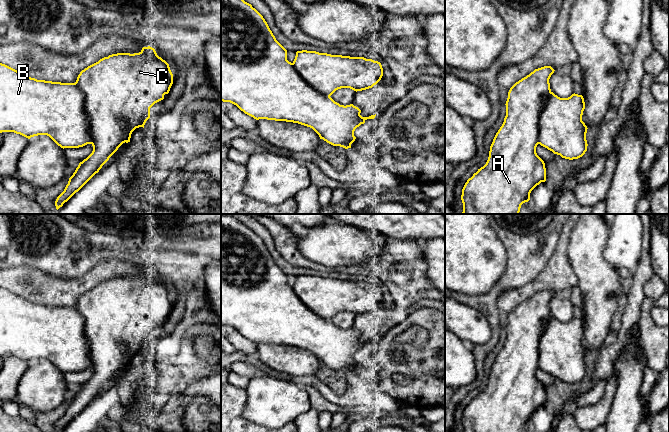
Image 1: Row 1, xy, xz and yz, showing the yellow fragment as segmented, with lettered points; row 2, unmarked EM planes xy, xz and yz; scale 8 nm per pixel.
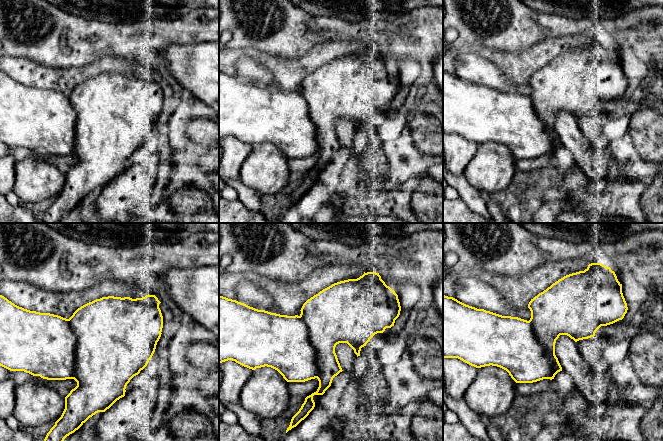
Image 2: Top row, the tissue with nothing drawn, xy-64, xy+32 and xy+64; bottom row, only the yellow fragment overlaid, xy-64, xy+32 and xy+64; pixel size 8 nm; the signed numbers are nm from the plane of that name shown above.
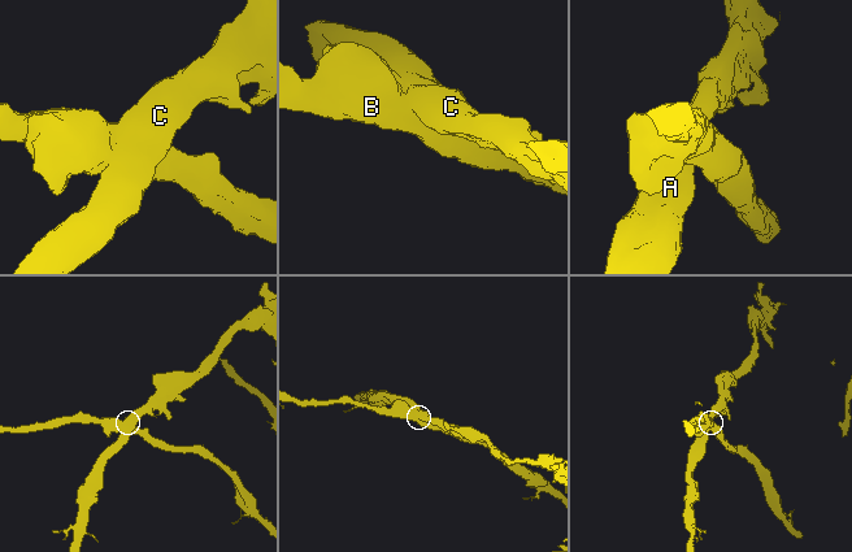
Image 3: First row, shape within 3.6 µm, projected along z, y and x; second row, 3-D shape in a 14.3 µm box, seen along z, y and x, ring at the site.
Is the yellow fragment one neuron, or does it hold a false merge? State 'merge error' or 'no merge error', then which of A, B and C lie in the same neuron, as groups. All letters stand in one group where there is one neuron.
merge error; A C / B

